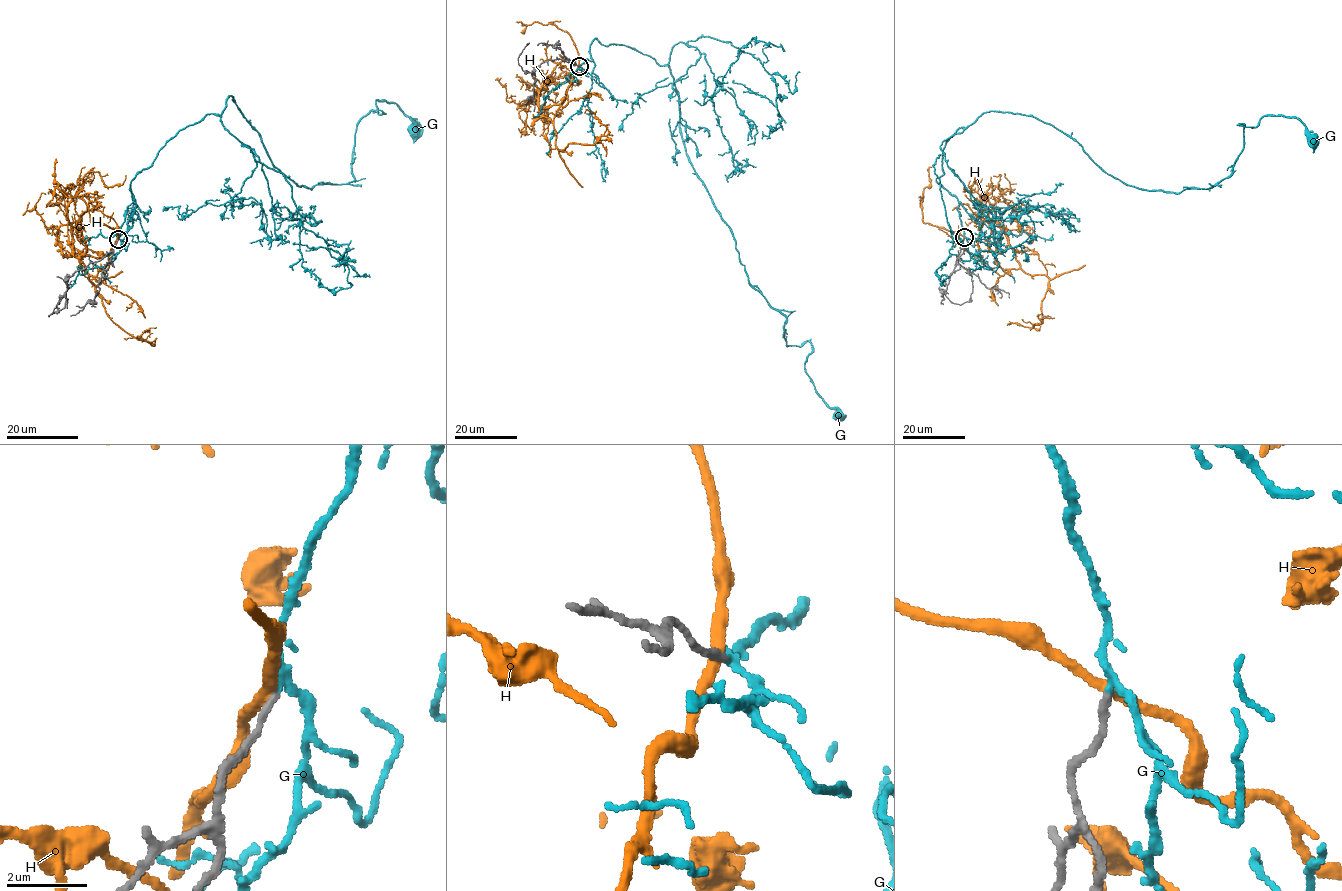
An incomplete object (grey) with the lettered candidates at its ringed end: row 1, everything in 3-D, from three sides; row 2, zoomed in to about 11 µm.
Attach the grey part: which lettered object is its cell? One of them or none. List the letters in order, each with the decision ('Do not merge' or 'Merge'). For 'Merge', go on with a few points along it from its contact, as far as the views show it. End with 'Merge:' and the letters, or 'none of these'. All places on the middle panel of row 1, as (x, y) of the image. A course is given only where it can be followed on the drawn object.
G: Merge. Its course: (579, 66), (595, 38), (668, 65), (695, 173), (787, 345), (812, 347), (805, 371), (838, 417)
H: Do not merge
Merge: G

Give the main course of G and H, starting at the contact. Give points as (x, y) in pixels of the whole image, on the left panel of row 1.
G: (118, 240), (137, 173), (231, 95), (310, 189), (354, 180), (376, 101), (413, 129)
H: (117, 240), (109, 254), (100, 257), (82, 255), (74, 248), (107, 316), (133, 336), (151, 342), (123, 338)

